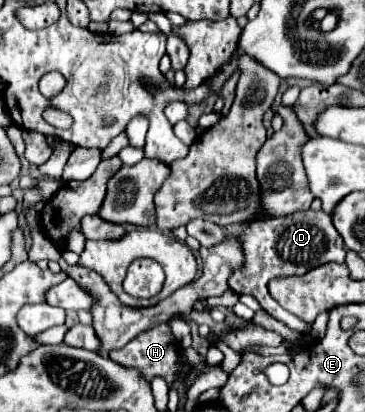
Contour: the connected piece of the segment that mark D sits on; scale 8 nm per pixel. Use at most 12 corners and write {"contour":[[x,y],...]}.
{"contour":[[324,211],[216,225],[194,219],[204,247],[234,237],[244,251],[228,285],[304,331],[268,291],[270,279],[344,263]]}

